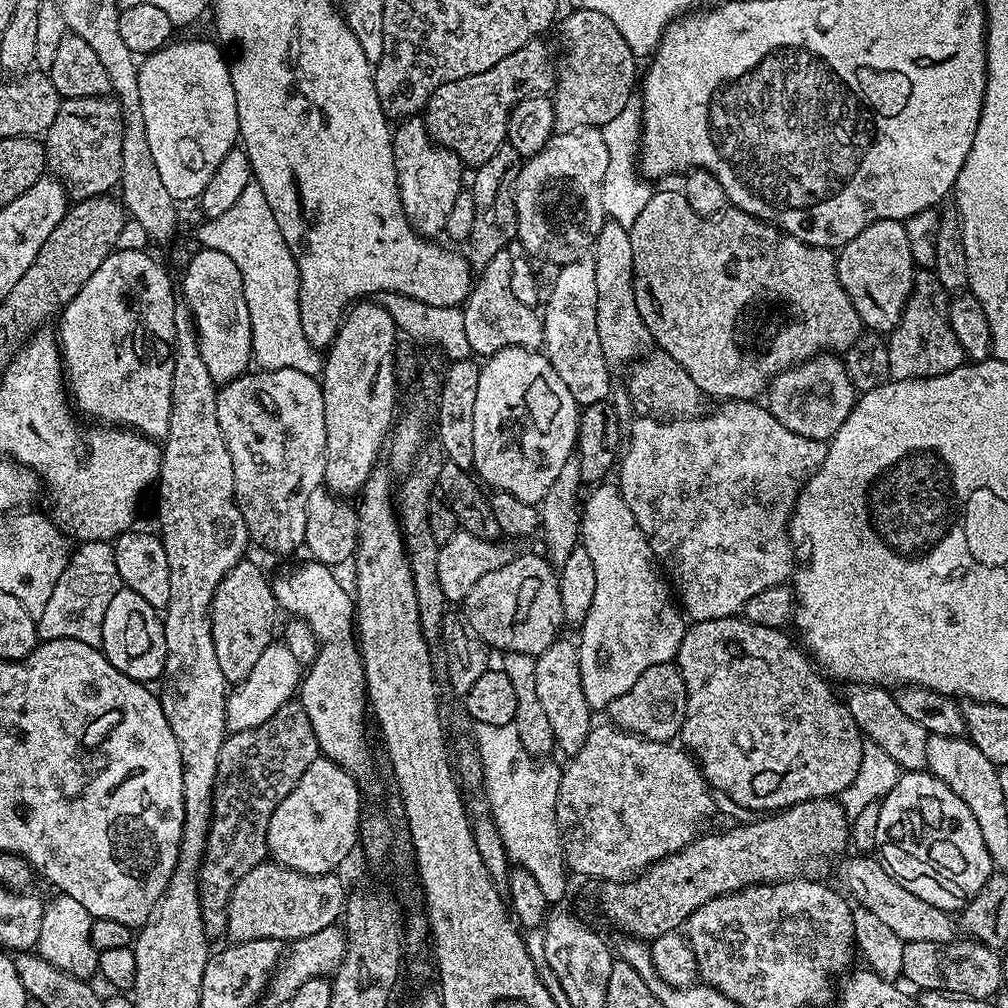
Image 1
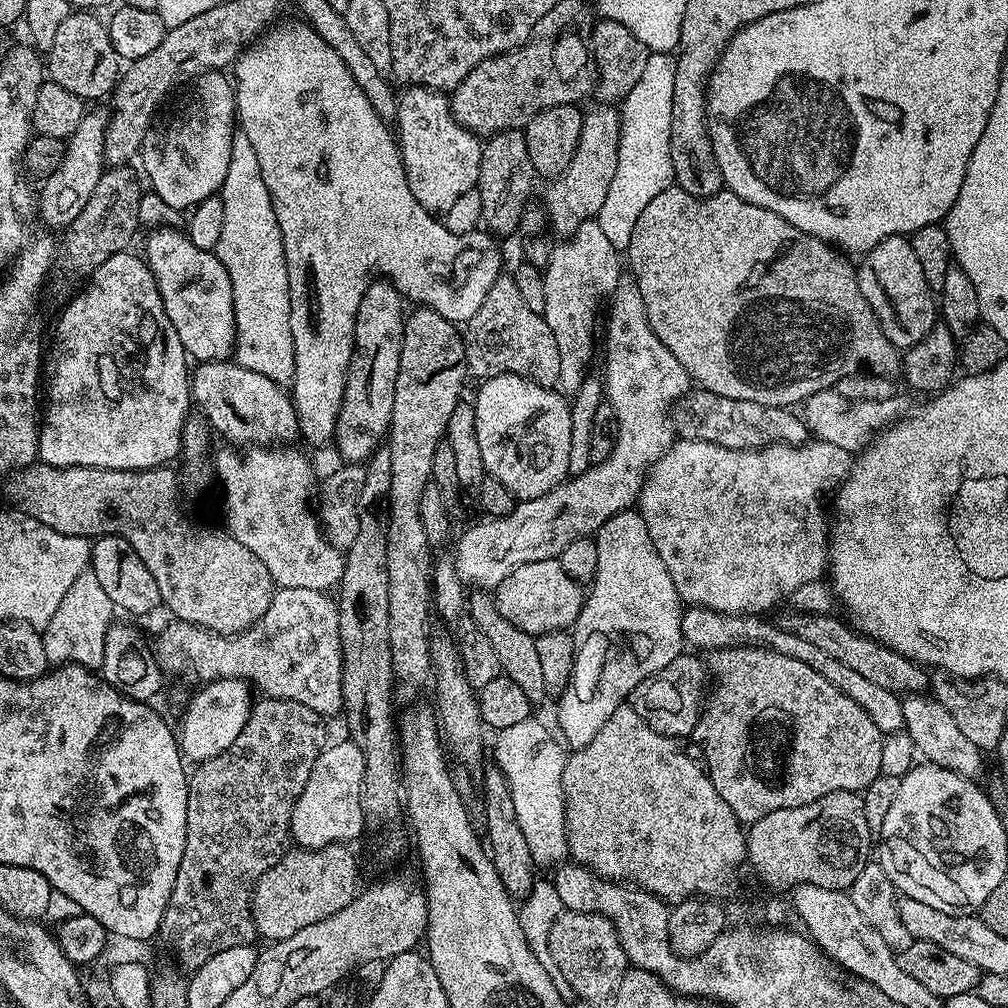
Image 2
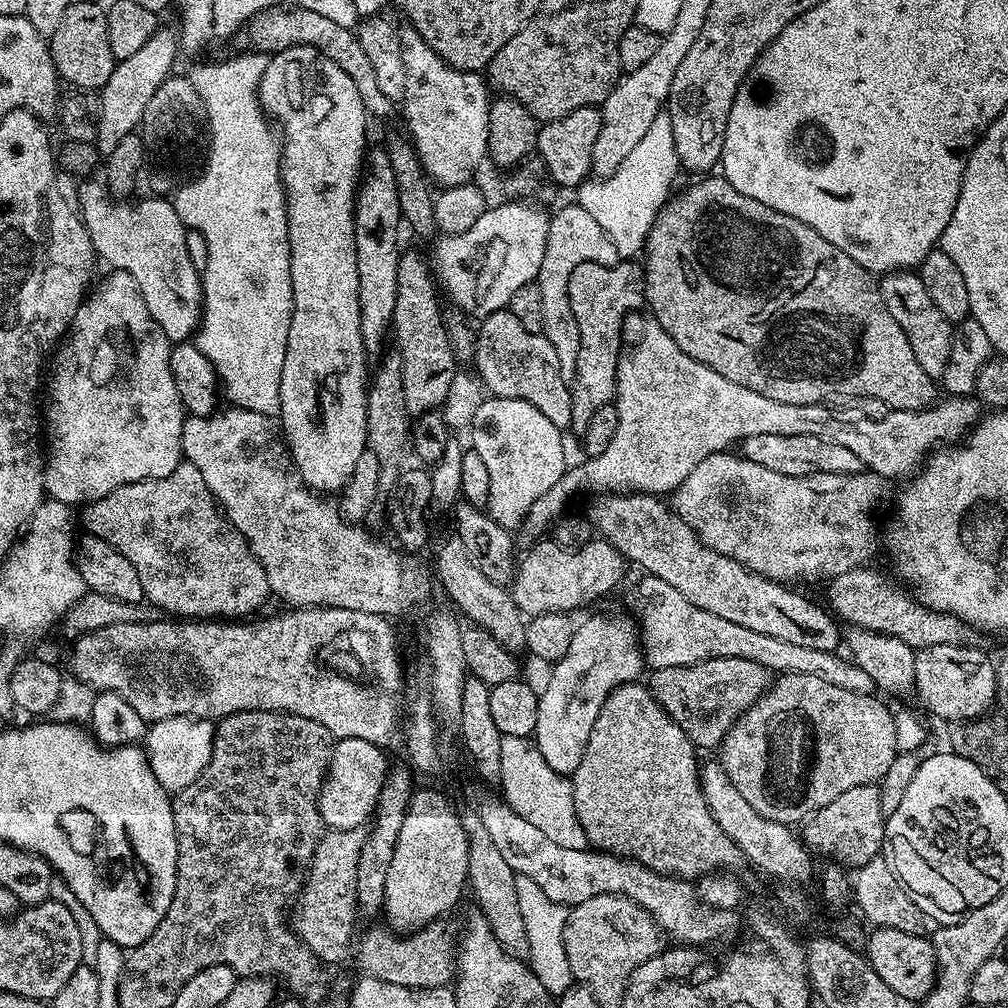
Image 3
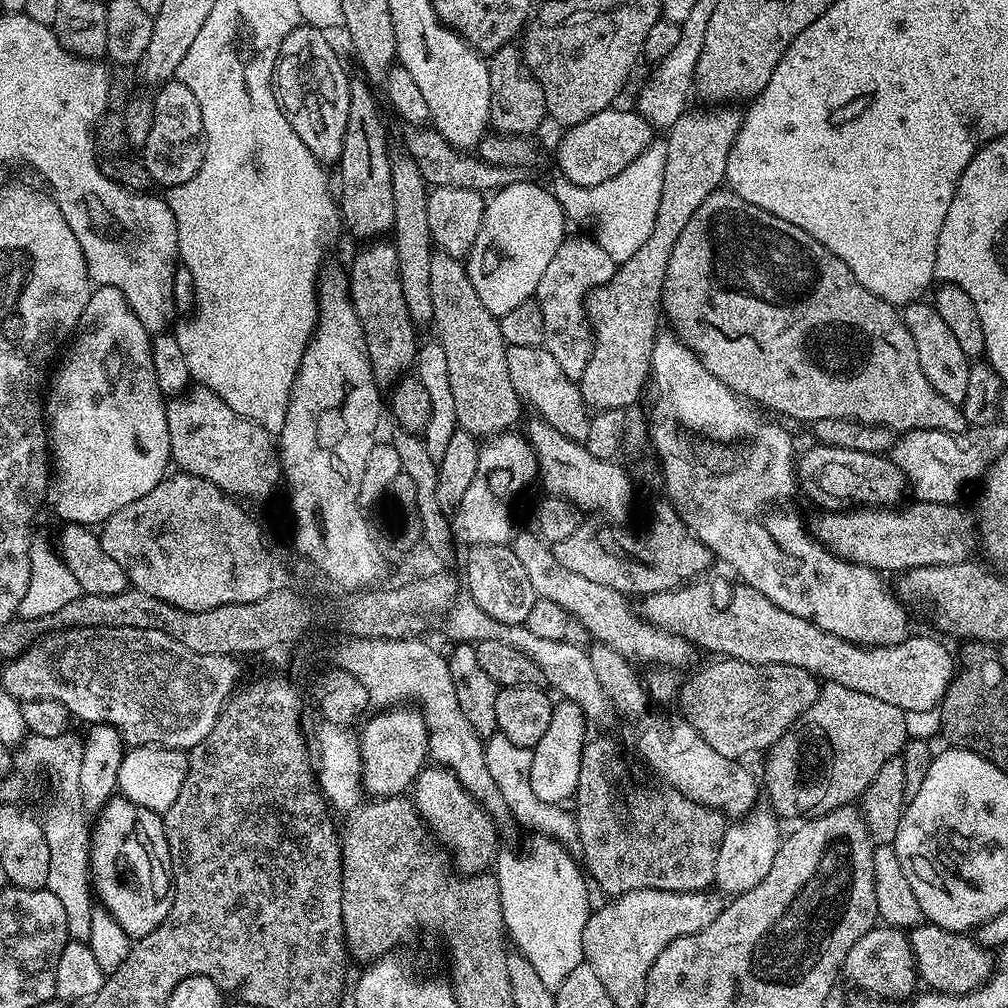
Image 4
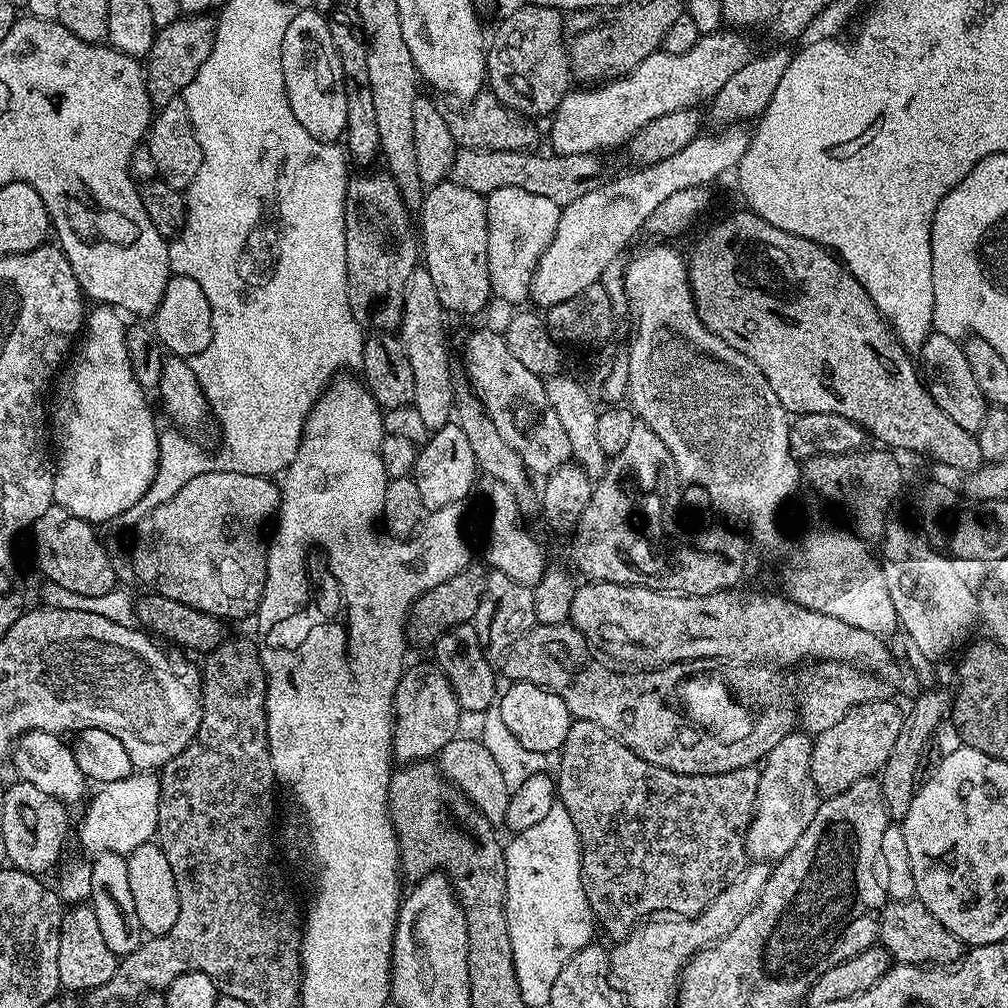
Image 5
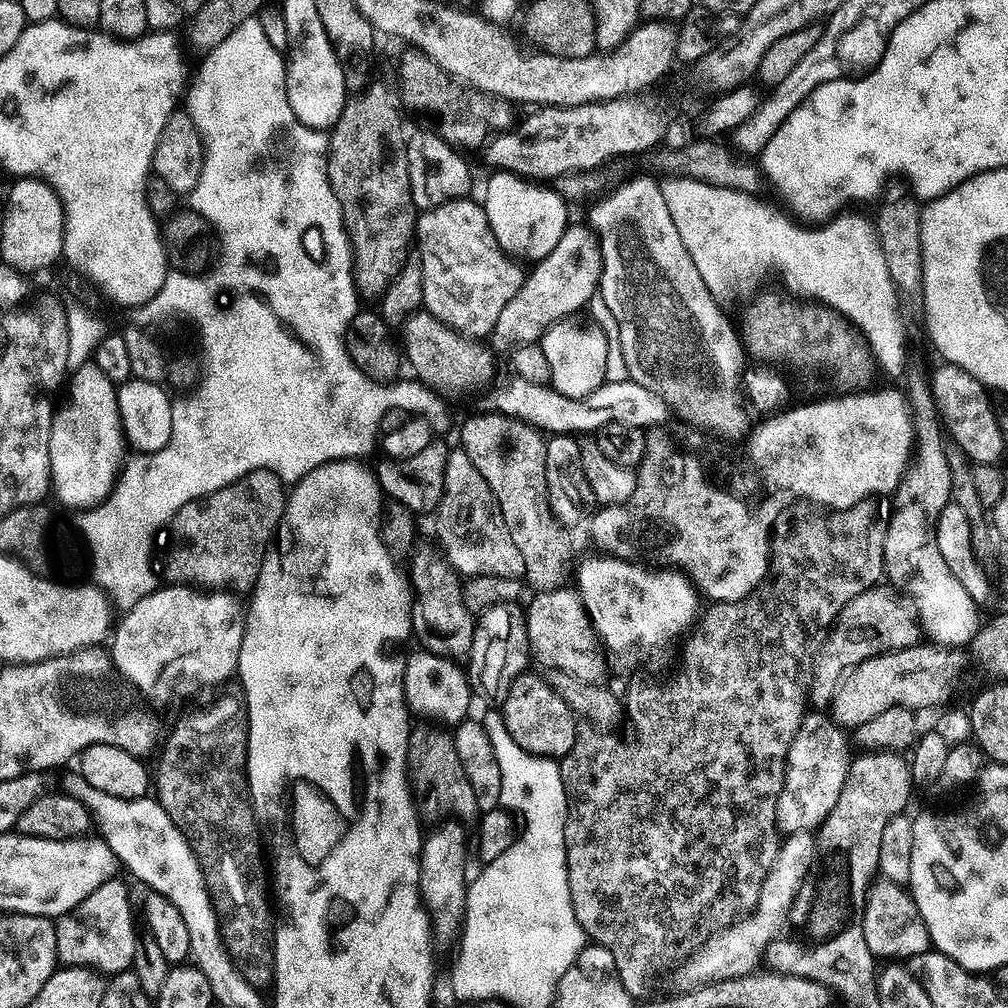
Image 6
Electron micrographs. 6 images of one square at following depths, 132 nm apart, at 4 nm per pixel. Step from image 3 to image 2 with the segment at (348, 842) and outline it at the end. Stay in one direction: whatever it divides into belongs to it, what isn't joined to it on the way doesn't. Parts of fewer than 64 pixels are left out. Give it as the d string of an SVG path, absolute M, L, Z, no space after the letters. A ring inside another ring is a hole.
M331 844L321 848L293 847L285 852L283 858L262 878L258 878L252 890L252 921L257 933L265 936L265 941L275 942L290 938L290 934L298 934L305 926L314 926L314 922L322 922L322 918L330 918L330 914L338 914L357 895L356 888L356 856L348 844Z

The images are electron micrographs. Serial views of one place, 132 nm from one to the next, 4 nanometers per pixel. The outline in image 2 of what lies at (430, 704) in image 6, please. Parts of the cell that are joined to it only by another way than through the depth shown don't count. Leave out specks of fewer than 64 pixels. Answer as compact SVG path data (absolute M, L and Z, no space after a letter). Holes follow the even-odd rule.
M341 738L340 741L329 743L324 752L314 762L314 770L310 770L310 782L302 790L298 802L292 811L291 839L301 848L321 848L331 844L348 844L365 831L364 807L360 801L362 786L364 785L364 759L362 750L353 740Z

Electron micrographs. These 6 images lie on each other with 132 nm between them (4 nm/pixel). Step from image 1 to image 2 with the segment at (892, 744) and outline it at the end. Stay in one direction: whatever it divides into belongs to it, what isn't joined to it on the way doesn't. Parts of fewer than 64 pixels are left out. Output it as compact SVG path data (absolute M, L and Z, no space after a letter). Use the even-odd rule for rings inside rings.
M688 606L683 609L680 622L684 643L691 647L693 644L696 648L704 648L703 650L715 650L717 648L733 648L739 644L755 644L774 650L778 654L786 654L790 658L798 658L798 662L806 662L806 666L818 670L818 674L822 674L830 682L834 682L834 686L838 686L838 690L842 690L842 694L854 698L854 702L858 702L858 706L862 706L862 710L866 710L866 714L870 716L874 726L878 726L880 732L887 734L903 729L901 699L897 693L882 690L882 686L874 686L874 682L862 678L862 674L850 670L850 666L842 666L842 662L838 662L827 656L822 650L818 650L818 646L806 642L806 638L798 638L795 632L788 631L787 627L775 628L772 624L760 624L760 619L761 617L756 614L731 616L709 608Z

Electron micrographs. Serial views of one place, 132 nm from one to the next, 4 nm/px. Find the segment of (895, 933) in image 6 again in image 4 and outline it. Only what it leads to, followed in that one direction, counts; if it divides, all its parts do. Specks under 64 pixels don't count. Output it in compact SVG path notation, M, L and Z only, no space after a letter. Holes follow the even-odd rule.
M921 922L907 933L907 938L916 963L916 975L928 983L925 985L931 991L970 994L981 988L996 969L995 955L963 932L947 932L937 924Z

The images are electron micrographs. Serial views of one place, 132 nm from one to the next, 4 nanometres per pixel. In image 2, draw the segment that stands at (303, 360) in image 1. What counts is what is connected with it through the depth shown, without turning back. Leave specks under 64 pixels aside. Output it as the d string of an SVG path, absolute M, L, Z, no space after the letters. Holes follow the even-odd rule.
M243 134L232 137L230 166L226 170L224 184L220 187L218 195L224 203L224 217L222 238L218 238L214 251L230 274L230 286L234 294L235 363L241 364L246 370L252 370L254 374L262 374L270 378L275 384L291 385L294 378L294 342L290 334L290 294L284 243L278 218L274 214L270 190L266 190L266 182L262 182L262 166L258 166L258 154L254 154L254 146L250 146L250 138L246 138Z

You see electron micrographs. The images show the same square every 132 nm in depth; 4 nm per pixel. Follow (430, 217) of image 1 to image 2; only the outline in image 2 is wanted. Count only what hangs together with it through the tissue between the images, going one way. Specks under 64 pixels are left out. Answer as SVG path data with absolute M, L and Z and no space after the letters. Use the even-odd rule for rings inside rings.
M419 86L405 87L396 102L394 128L398 133L400 157L410 194L414 194L428 212L443 214L450 210L450 205L461 194L475 188L482 140L453 118L452 105L443 91Z

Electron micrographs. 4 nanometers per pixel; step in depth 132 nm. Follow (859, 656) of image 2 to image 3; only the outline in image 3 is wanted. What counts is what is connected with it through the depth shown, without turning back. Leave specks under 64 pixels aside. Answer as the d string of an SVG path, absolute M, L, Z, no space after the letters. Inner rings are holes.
M617 492L615 494L596 494L586 509L586 515L593 529L603 539L610 541L619 550L625 561L637 564L650 576L662 578L678 594L685 598L690 598L694 606L702 610L710 610L710 614L718 614L718 618L727 618L728 621L736 623L738 626L746 626L749 630L755 630L758 634L766 634L770 638L779 638L781 642L791 642L794 646L810 646L810 650L822 650L823 652L836 652L839 644L842 644L842 628L837 617L825 607L819 608L808 596L803 596L800 592L795 592L795 587L778 580L768 580L760 576L757 572L749 572L745 564L734 562L734 558L726 558L726 554L718 554L710 546L706 546L694 534L686 522L677 512L673 512L671 507L661 497L648 496L645 492Z

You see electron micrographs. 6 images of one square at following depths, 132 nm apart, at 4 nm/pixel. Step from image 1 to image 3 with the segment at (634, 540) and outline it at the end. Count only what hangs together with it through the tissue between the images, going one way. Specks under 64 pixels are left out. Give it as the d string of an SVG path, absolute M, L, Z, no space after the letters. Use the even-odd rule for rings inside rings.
M592 616L584 625L581 623L579 627L577 627L576 633L574 634L574 642L570 642L570 650L566 650L564 657L562 657L561 660L555 661L555 663L551 665L551 668L552 673L548 676L548 685L545 686L544 692L542 688L542 691L539 693L538 726L534 733L534 739L538 746L538 750L542 750L542 758L546 758L547 764L550 765L550 770L560 773L561 776L571 777L572 772L578 770L578 762L582 762L582 754L586 750L586 742L590 738L590 730L594 730L594 722L598 718L598 714L602 710L602 706L606 702L608 695L618 686L639 681L641 679L640 671L645 671L646 665L644 663L644 654L638 635L637 625L633 623L633 621L631 624L624 616Z

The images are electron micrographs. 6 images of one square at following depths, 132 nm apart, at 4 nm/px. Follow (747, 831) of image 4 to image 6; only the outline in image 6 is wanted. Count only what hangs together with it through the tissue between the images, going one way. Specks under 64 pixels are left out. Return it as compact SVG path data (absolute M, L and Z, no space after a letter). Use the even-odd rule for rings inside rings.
M812 710L800 723L794 742L788 751L788 769L784 772L782 794L776 807L776 827L781 833L812 832L834 810L838 794L846 782L850 755L845 729L832 721L831 715L820 710Z

